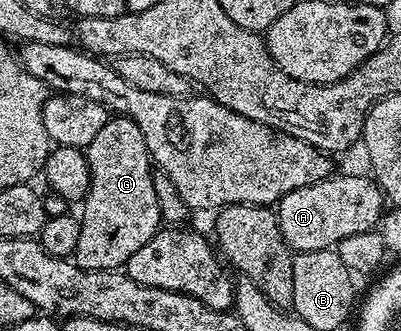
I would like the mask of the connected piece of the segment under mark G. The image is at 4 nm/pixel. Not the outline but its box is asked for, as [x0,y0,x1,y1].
[72,115,163,269]

